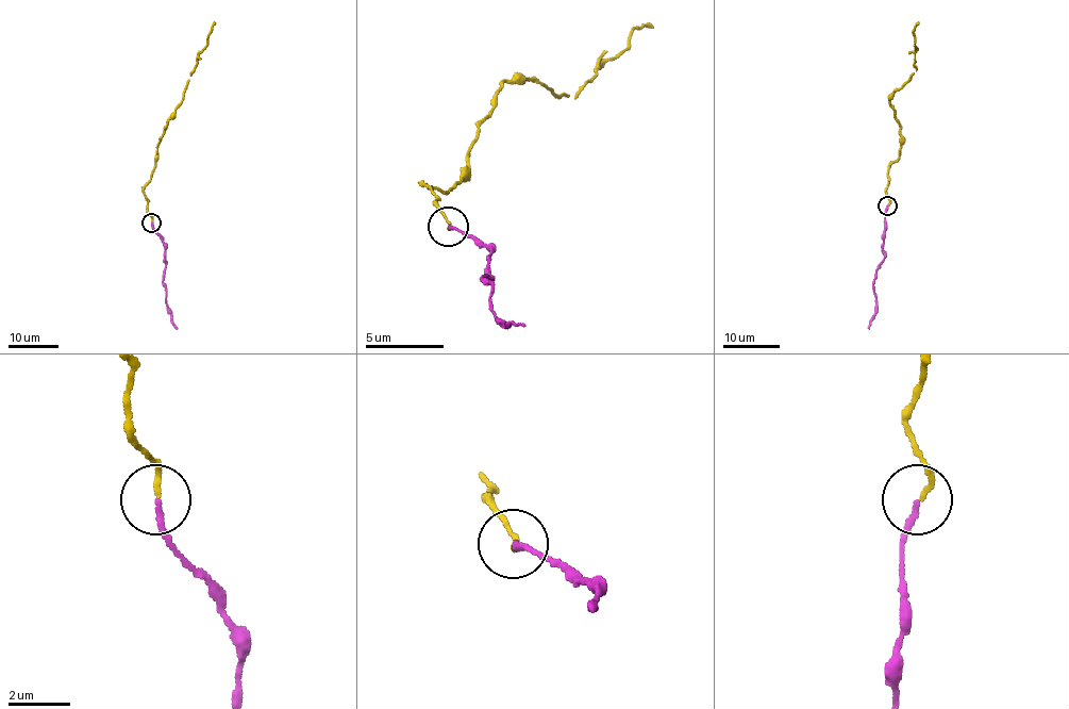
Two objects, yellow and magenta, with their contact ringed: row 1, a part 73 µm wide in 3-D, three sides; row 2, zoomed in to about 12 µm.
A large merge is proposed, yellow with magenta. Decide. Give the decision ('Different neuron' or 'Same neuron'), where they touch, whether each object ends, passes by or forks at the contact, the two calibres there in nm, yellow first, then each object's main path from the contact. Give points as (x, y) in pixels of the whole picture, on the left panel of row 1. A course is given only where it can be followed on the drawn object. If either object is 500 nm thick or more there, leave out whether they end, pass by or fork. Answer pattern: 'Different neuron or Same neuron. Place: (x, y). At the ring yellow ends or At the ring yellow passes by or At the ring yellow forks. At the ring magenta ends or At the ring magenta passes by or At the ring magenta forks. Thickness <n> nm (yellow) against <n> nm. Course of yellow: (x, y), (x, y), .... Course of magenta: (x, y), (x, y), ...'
Same neuron. Place: (151, 223). At the ring yellow ends. At the ring magenta ends. Thickness 150 nm (yellow) against 170 nm. Course of yellow: (152, 223), (144, 187), (155, 165), (157, 143), (167, 119), (181, 101), (197, 55), (206, 45), (214, 21). Course of magenta: (151, 223), (165, 247), (163, 284), (167, 310), (176, 329)

